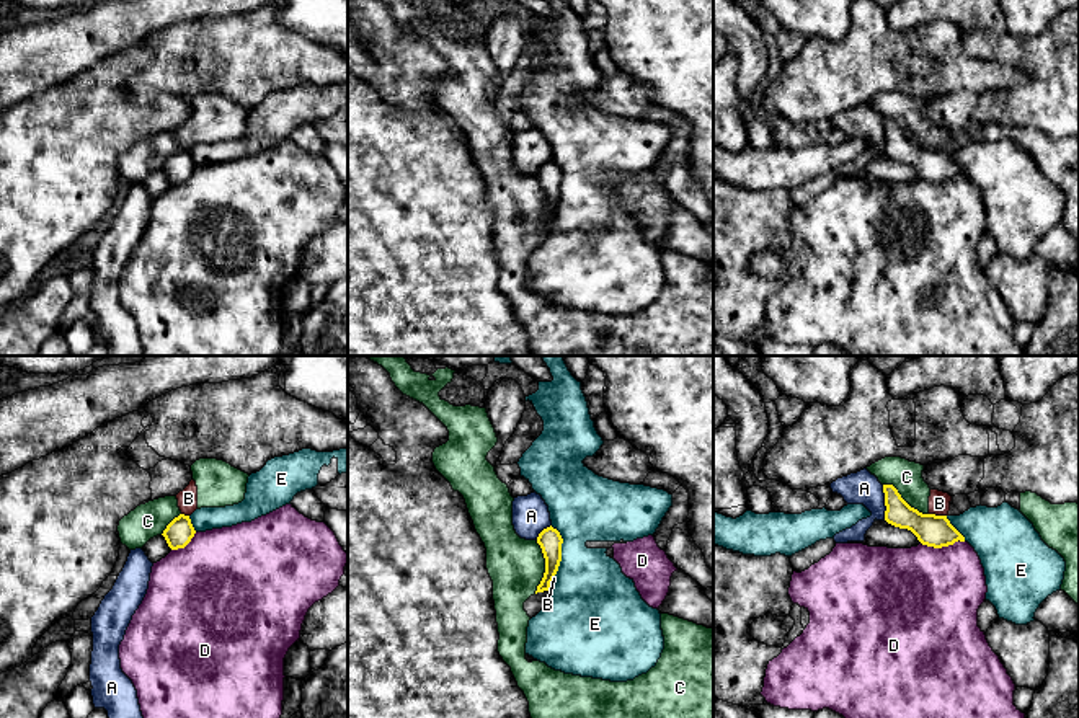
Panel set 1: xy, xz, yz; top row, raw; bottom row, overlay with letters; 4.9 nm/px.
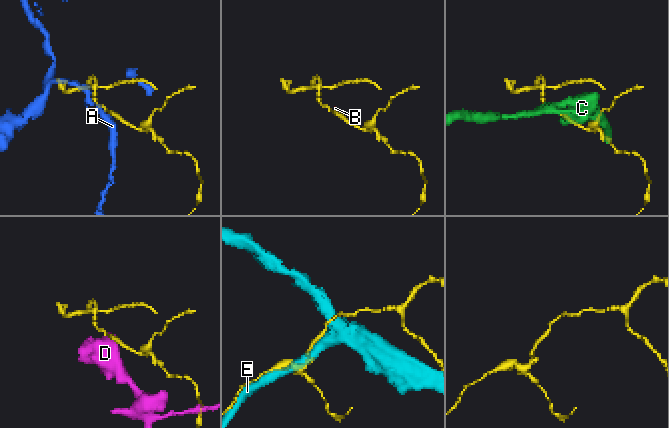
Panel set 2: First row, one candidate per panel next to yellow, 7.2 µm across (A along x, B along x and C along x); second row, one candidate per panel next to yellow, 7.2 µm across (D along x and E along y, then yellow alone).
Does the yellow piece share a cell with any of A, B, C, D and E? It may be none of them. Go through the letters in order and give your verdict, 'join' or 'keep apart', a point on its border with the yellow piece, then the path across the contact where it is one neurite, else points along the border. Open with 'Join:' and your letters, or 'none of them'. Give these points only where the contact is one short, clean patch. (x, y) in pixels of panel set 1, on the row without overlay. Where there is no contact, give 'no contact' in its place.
Join: none of them
A: keep apart | yz (885, 137)
B: keep apart | yz (937, 150) | along yz (929, 147), (945, 150)
C: keep apart | xz (546, 201)
D: keep apart | yz (942, 180)
E: keep apart | xz (560, 185)

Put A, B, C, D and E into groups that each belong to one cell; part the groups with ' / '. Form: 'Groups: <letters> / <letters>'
Groups: A / B C / D / E

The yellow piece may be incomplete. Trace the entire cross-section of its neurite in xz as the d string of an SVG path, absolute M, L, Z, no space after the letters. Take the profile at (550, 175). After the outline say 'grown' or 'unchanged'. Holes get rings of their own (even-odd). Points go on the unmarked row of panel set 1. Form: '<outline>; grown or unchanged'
M550 160L539 168L537 178L540 180L545 193L545 207L540 219L537 220L535 228L550 224L550 217L553 215L562 196L563 173L560 166Z; unchanged

